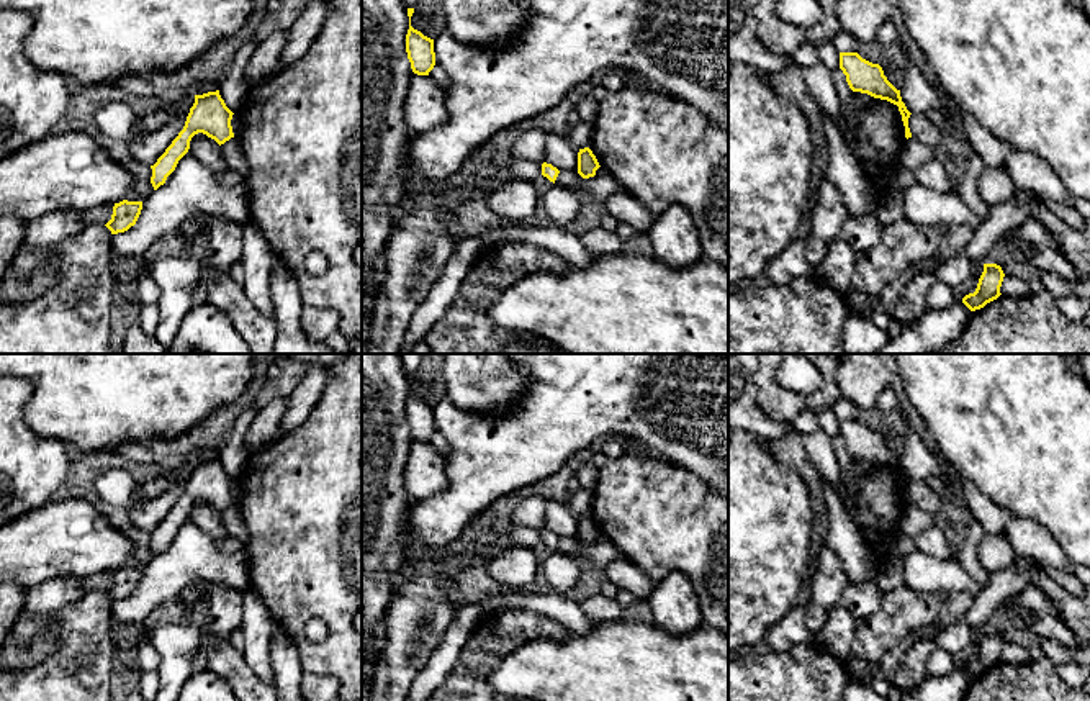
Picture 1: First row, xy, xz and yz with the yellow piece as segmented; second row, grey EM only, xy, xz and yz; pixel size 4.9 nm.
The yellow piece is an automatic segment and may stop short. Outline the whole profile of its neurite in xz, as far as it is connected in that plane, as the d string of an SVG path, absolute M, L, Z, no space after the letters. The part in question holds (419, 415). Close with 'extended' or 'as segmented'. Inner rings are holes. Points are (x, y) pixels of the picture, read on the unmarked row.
M408 375L409 396L406 401L406 419L411 436L417 442L429 442L435 432L434 406L424 403L411 393L414 375Z; as segmented

